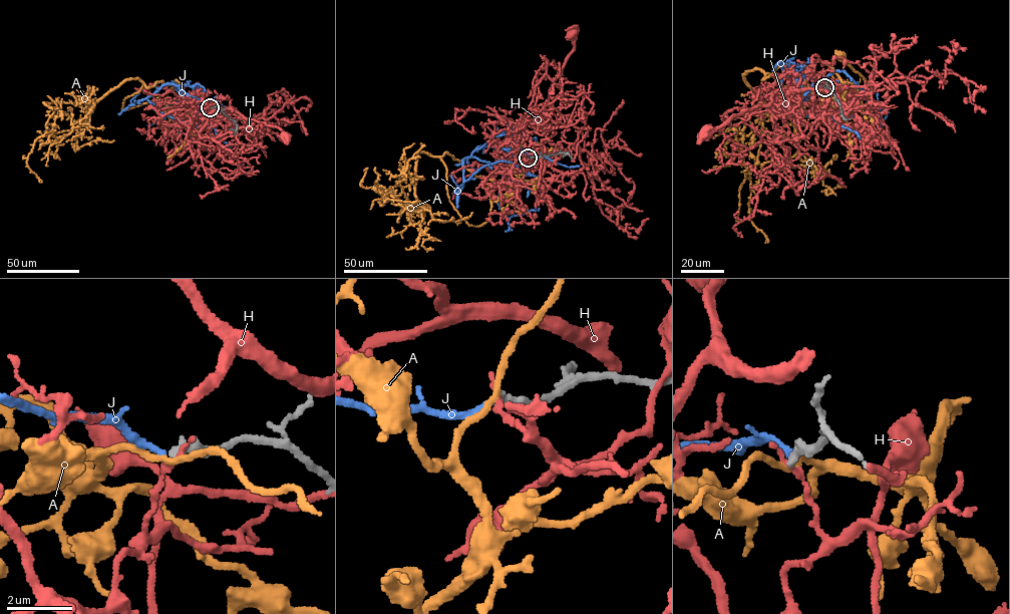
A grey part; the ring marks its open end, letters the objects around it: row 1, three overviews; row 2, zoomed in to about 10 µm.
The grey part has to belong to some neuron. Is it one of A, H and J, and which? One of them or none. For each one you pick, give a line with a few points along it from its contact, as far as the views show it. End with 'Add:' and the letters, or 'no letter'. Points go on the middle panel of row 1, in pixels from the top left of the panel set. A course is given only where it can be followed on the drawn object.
J: it runs (528, 158), (515, 157), (506, 149), (477, 146), (463, 159), (463, 179), (502, 161), (542, 180)
Add: J

